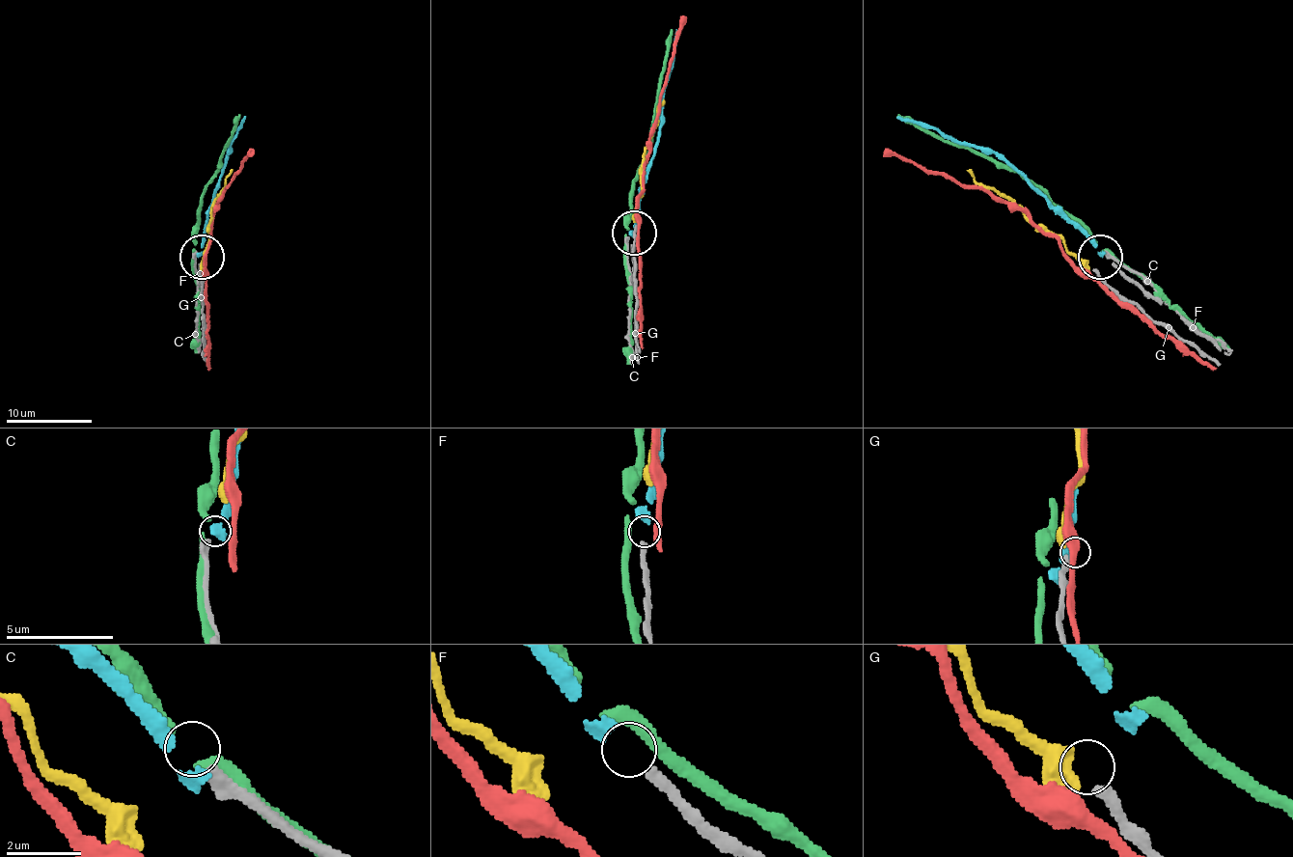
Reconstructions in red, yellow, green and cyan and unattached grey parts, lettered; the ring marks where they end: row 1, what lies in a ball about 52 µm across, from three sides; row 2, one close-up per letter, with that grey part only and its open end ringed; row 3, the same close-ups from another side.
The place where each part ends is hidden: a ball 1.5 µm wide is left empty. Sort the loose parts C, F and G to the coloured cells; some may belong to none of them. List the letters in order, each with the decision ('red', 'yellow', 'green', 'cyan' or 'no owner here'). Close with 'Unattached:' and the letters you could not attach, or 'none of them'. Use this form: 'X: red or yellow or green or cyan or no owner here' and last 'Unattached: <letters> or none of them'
C: no owner here
F: cyan
G: yellow
Unattached: C

